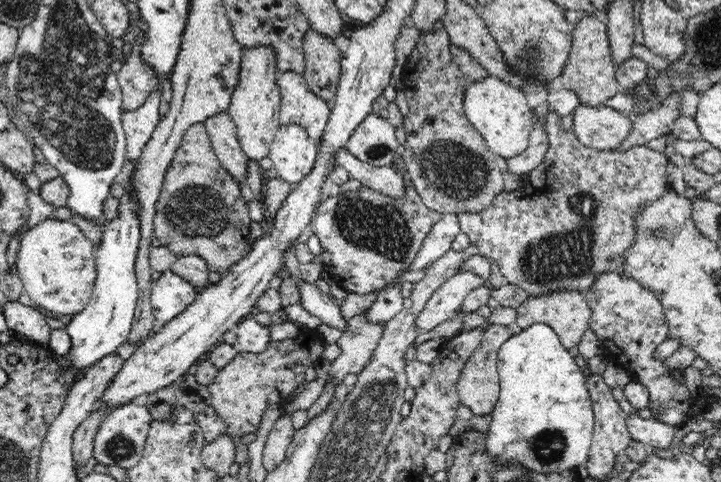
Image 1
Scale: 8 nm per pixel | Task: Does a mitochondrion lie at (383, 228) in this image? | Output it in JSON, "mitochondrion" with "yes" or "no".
{"mitochondrion":"yes"}

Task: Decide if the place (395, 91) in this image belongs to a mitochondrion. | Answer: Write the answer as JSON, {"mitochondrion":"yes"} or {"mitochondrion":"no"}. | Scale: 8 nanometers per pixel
{"mitochondrion":"no"}

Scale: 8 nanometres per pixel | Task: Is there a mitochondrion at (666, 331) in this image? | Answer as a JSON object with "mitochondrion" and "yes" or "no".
{"mitochondrion":"no"}

